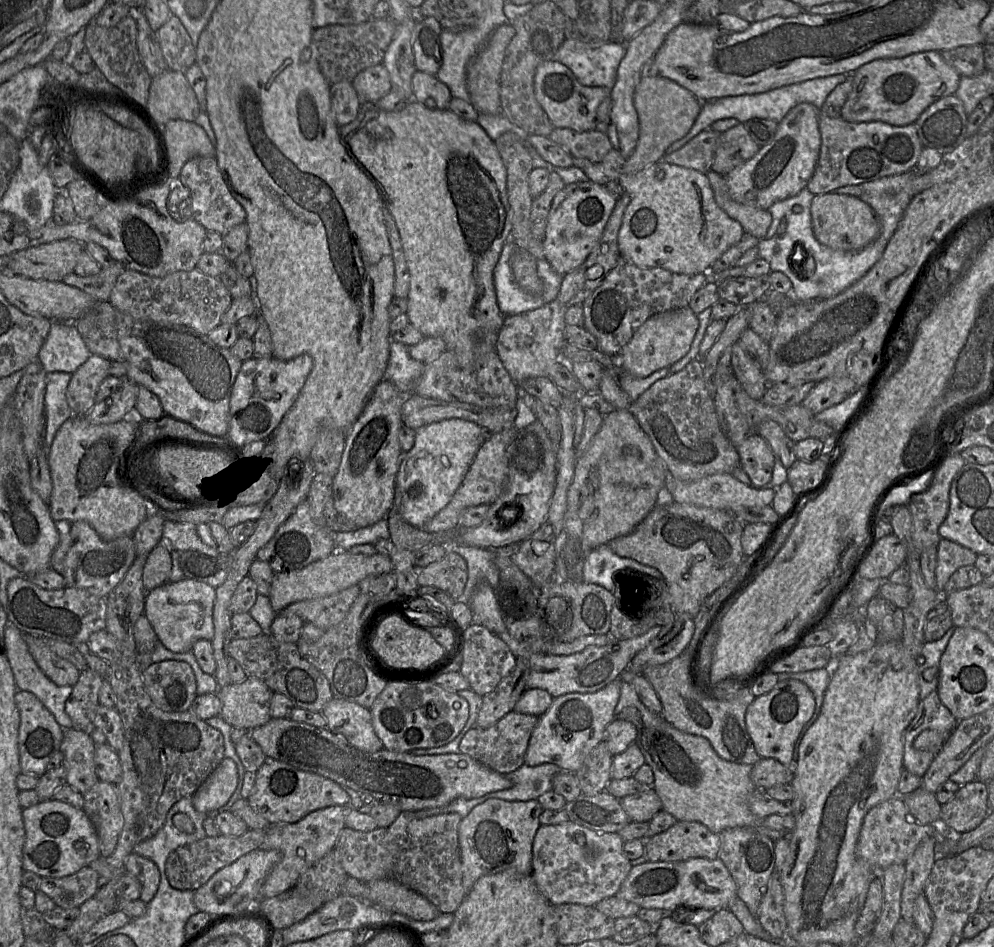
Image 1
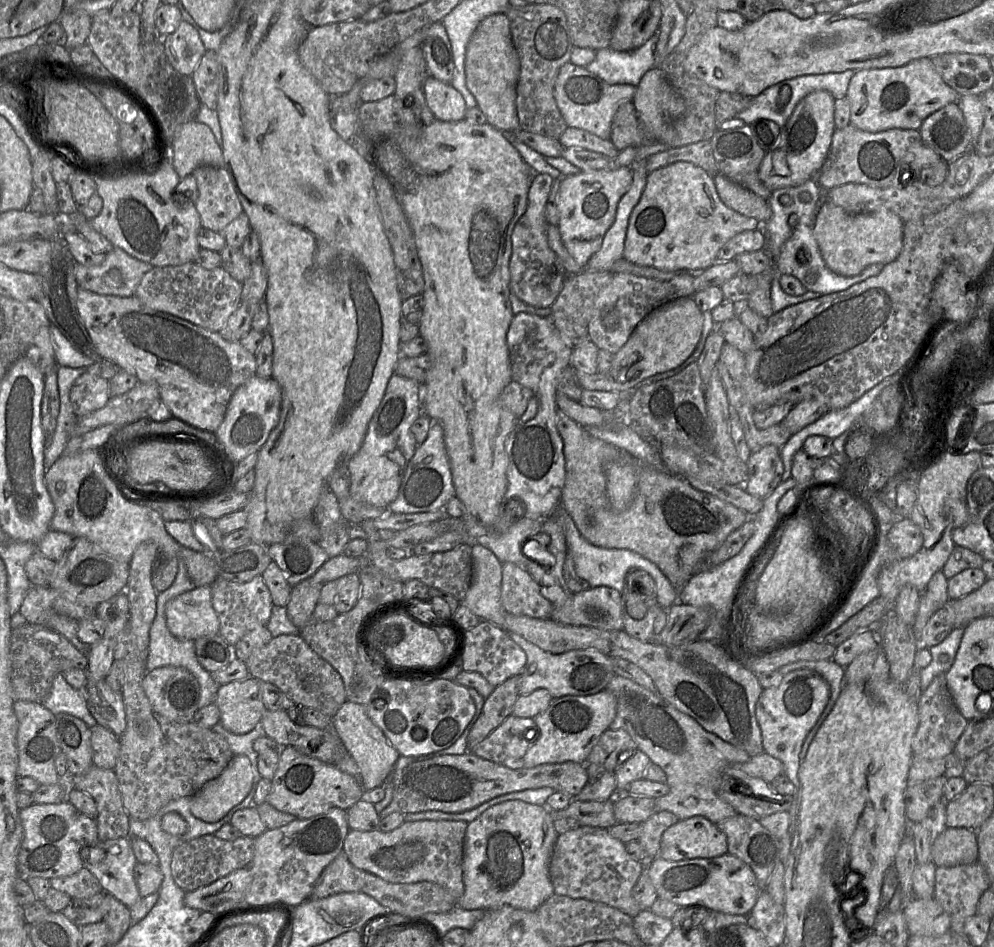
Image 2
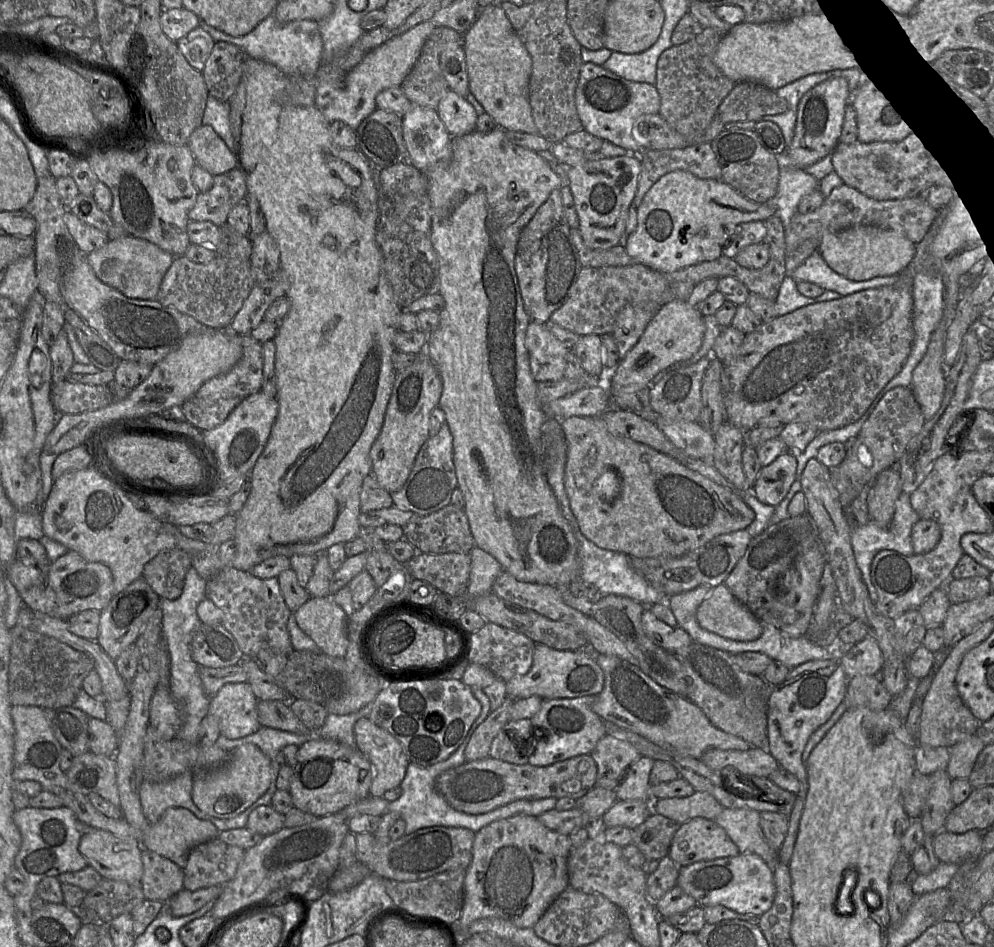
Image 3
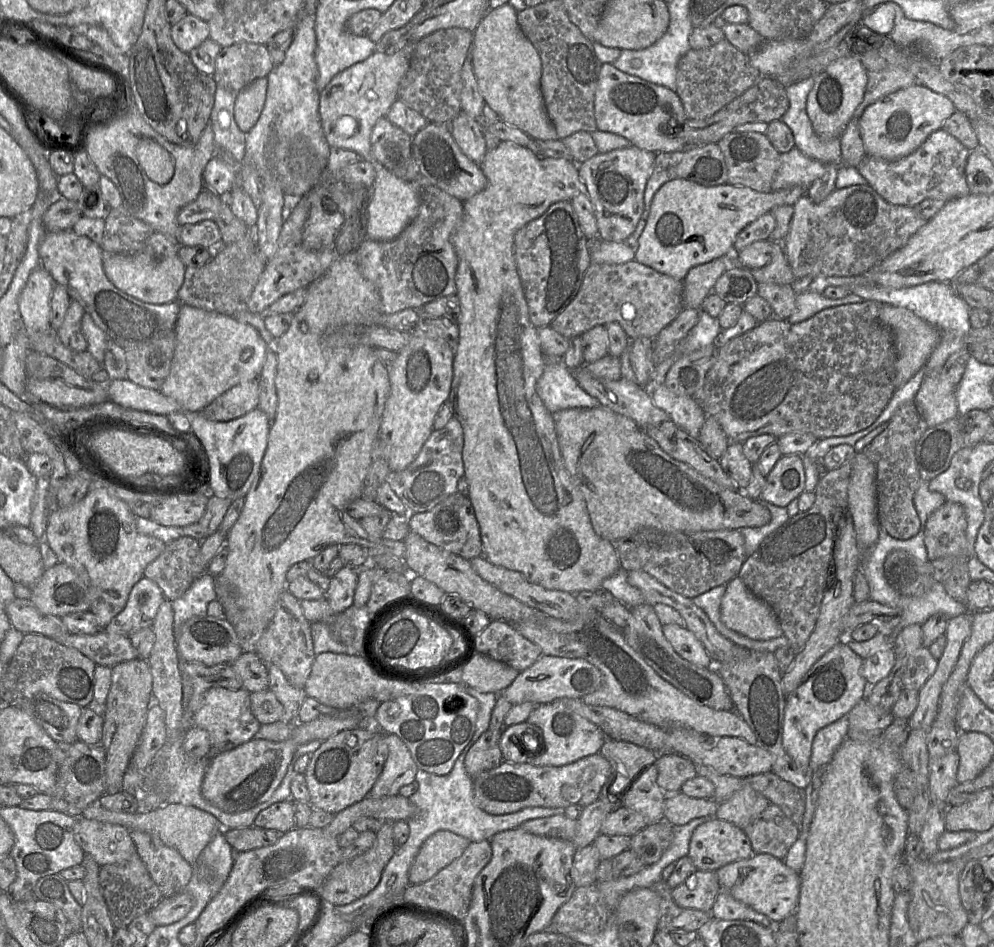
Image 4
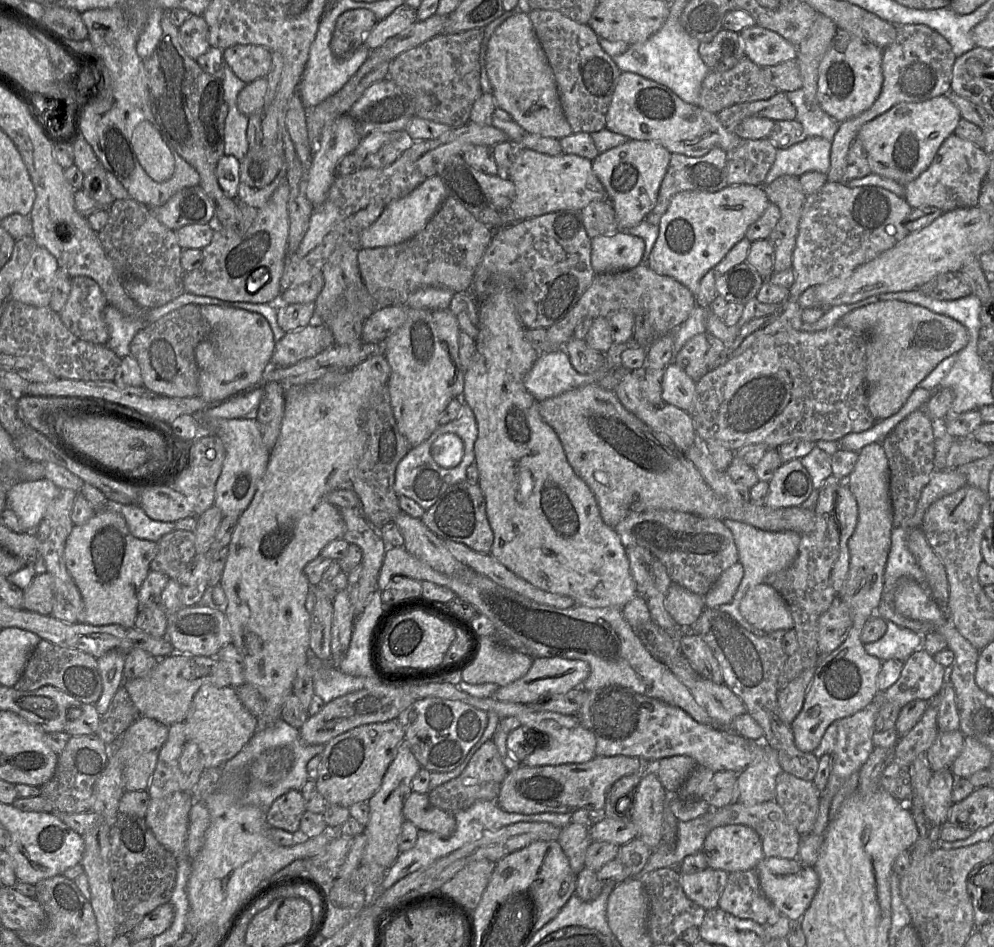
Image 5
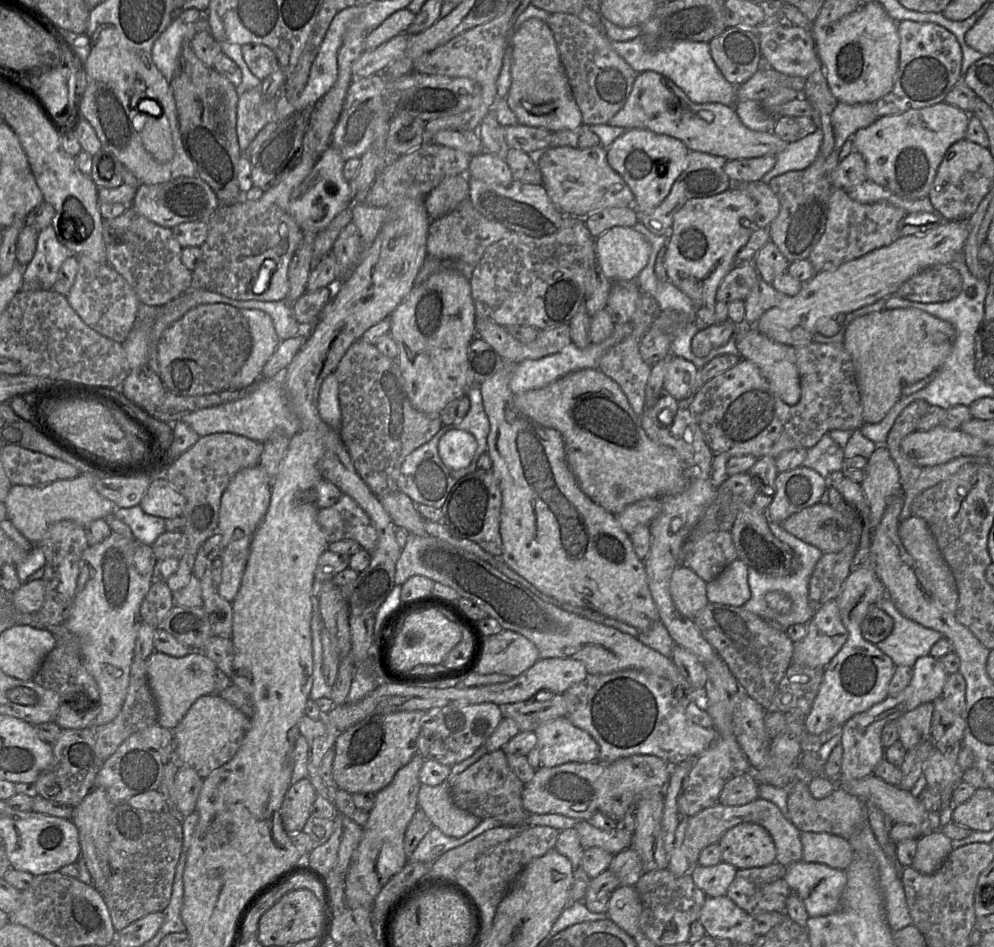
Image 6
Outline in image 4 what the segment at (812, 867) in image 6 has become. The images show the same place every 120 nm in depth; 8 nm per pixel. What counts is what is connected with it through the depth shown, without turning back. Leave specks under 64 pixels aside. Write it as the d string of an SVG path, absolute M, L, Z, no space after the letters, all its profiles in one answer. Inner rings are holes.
M755 853L751 858L727 864L719 868L715 873L722 890L728 891L735 899L766 915L772 920L773 924L779 923L788 916L795 914L800 894L800 874L789 868L782 859L766 853Z

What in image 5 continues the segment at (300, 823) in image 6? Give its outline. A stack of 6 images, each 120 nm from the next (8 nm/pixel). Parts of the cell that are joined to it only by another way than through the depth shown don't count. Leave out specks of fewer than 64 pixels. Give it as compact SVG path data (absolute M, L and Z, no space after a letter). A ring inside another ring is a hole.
M290 790L273 802L265 816L269 827L297 833L305 811L305 800L301 791Z

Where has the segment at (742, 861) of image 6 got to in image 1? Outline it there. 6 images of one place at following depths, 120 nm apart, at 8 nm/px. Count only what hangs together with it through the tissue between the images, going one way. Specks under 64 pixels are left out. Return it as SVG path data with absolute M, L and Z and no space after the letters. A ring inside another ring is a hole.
M678 821L667 831L645 840L646 856L651 862L679 862L692 858L718 858L721 834L714 833L700 822Z

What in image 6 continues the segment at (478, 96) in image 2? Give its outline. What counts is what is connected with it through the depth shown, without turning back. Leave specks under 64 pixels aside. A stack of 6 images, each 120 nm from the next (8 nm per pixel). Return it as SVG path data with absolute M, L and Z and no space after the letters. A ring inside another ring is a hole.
M538 18L524 21L514 31L511 47L511 87L506 99L519 124L544 128L550 132L572 130L580 126L582 114L573 97L553 32L546 22Z

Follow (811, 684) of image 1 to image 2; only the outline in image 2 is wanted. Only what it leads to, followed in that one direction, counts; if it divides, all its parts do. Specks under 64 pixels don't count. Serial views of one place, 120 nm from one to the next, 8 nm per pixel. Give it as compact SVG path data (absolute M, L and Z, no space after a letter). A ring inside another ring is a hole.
M832 659L830 660L822 660L822 661L797 661L791 664L785 665L781 667L778 671L783 675L787 675L788 673L801 670L808 669L817 672L829 685L830 688L830 698L829 701L820 715L818 721L814 725L814 727L821 727L827 716L830 714L833 709L842 688L846 685L845 683L845 668L834 662Z

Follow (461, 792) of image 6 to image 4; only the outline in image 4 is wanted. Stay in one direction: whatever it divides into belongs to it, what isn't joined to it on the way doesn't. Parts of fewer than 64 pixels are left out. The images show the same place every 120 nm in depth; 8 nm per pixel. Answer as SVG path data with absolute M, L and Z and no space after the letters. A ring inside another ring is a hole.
M488 729L470 747L465 757L465 767L472 779L484 771L498 767L504 761L499 746L501 735L499 730Z

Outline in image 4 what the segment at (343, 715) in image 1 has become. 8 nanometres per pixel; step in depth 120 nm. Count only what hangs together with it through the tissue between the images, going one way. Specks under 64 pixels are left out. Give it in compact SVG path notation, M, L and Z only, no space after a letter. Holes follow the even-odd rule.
M384 734L388 755L383 770L367 796L396 796L403 786L415 781L419 770L405 743L394 734Z

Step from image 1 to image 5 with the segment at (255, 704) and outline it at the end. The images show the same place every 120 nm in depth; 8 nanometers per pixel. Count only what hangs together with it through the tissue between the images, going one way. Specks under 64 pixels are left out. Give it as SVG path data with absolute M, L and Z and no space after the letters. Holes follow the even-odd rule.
M201 686L184 723L186 741L198 746L205 769L223 766L242 750L259 728L259 720L244 707L236 688L231 686Z

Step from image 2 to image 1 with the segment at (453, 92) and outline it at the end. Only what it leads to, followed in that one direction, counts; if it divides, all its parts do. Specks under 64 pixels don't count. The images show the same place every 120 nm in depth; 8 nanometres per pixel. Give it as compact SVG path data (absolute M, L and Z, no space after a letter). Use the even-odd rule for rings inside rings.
M417 70L412 76L414 100L427 108L448 110L452 94L435 75Z

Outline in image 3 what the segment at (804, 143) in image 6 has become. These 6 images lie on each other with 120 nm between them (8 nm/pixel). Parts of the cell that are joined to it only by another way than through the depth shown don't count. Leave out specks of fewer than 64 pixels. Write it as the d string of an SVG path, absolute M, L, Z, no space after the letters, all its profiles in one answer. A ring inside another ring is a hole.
M781 164L777 193L765 203L768 205L775 203L774 206L780 209L783 206L783 214L777 212L777 216L783 223L786 237L787 228L793 216L798 212L797 205L804 196L817 188L819 188L819 180L807 173L806 169Z

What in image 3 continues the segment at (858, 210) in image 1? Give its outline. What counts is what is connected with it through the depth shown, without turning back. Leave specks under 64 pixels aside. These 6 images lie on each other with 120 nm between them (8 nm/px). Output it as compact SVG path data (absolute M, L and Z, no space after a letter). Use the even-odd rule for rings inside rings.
M859 225L825 233L818 251L828 266L841 276L864 281L880 276L899 275L905 271L915 256L916 244L894 230Z

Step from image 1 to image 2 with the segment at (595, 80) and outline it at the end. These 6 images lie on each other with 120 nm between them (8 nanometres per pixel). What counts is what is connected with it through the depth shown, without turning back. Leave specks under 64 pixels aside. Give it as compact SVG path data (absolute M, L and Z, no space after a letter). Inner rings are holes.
M657 35L643 46L619 52L611 47L596 50L593 62L585 68L610 85L628 84L637 86L643 75L653 68Z

